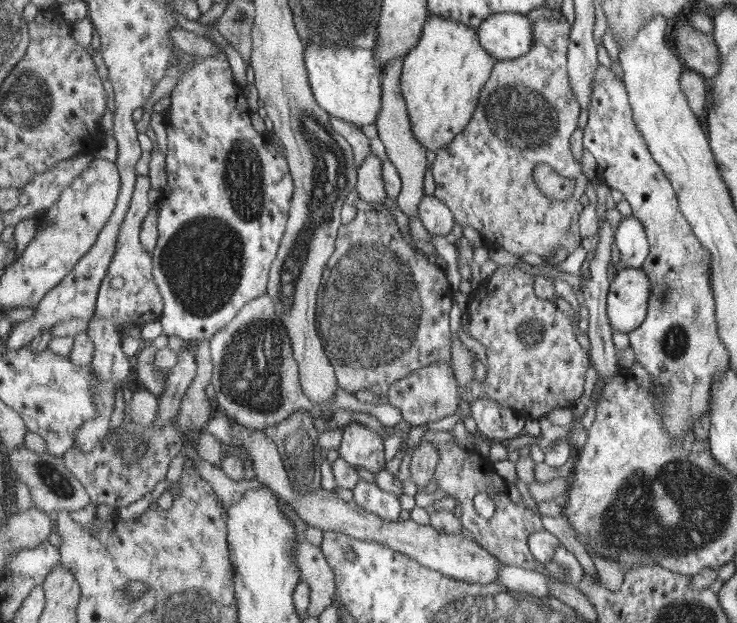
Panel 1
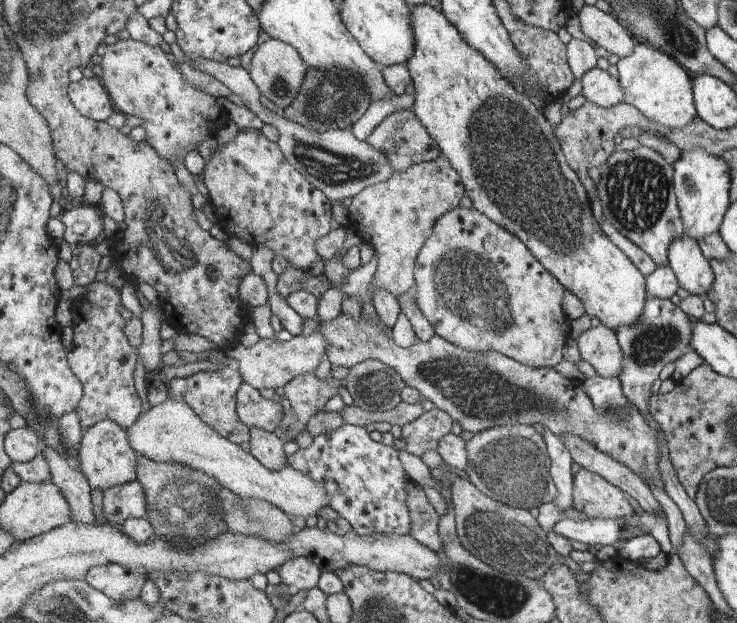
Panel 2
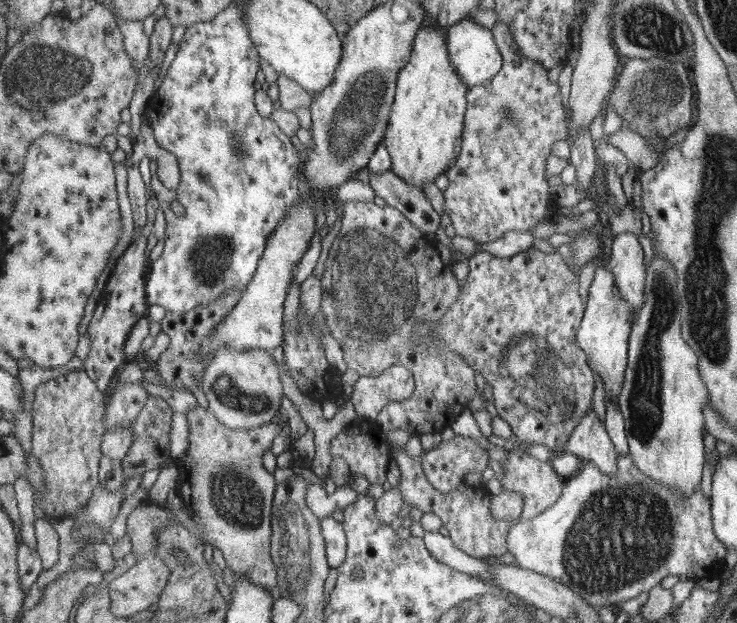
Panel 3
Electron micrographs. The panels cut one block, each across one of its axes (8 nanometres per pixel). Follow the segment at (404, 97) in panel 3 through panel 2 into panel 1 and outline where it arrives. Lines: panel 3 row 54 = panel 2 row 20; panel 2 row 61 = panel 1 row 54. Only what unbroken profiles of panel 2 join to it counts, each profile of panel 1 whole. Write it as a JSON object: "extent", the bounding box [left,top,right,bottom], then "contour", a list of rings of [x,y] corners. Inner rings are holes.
{"extent":[400,16,497,153],"contour":[[[430,16],[421,40],[403,58],[400,90],[408,108],[412,134],[425,150],[436,153],[456,140],[480,104],[482,89],[497,59],[482,47],[472,26]]]}

